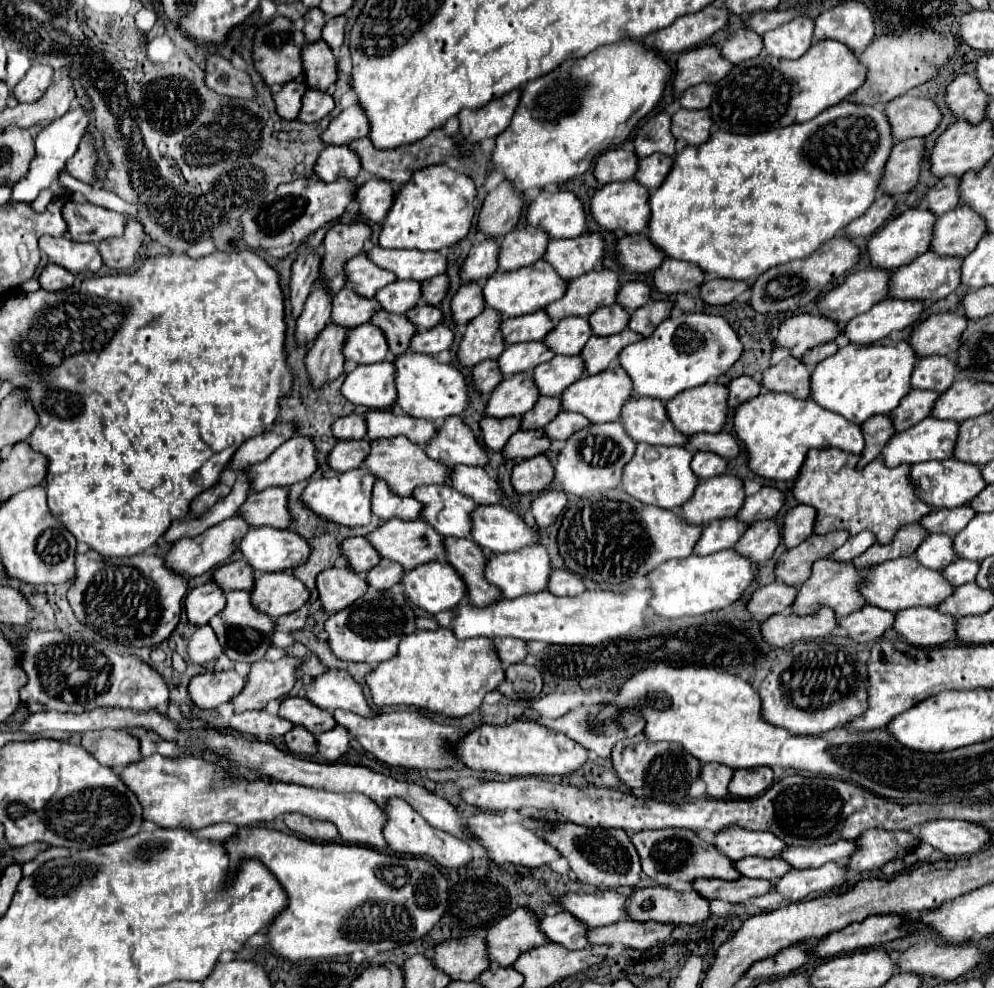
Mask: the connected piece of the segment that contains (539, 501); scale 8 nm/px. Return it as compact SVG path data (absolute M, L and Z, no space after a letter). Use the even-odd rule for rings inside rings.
M542 492L530 506L530 512L534 516L534 528L550 526L564 510L566 502L568 498L562 492Z

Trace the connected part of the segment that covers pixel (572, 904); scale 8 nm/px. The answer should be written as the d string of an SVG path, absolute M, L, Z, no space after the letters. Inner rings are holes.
M596 890L590 894L568 894L560 900L560 908L572 912L590 928L608 926L626 918L628 896L618 890Z

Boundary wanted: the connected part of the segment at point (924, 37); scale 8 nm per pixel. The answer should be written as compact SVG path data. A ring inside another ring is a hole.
M902 34L902 38L876 38L862 54L858 54L860 64L866 66L866 82L850 96L850 102L854 104L866 104L882 108L892 98L908 92L910 88L926 82L928 78L934 78L944 66L954 50L958 46L958 40L954 36L942 36L942 34Z

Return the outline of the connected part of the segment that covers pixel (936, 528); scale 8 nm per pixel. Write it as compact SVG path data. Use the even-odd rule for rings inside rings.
M962 506L958 510L934 510L928 516L924 516L920 524L926 530L926 534L954 536L958 534L958 530L966 526L966 522L970 522L970 518L974 518L974 510L970 510L970 506Z

